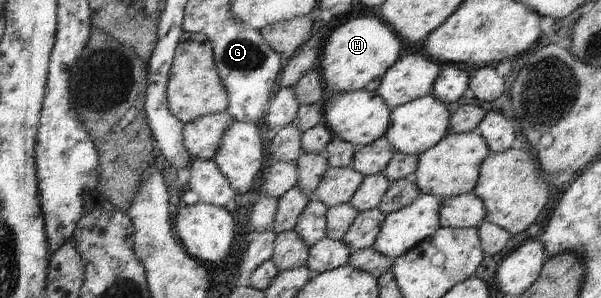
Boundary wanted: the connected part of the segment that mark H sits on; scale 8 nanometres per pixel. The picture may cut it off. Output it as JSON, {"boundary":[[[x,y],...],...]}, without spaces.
{"boundary":[[[361,16],[335,28],[322,43],[323,58],[319,70],[326,92],[377,91],[382,77],[399,60],[401,40],[379,16]]]}

